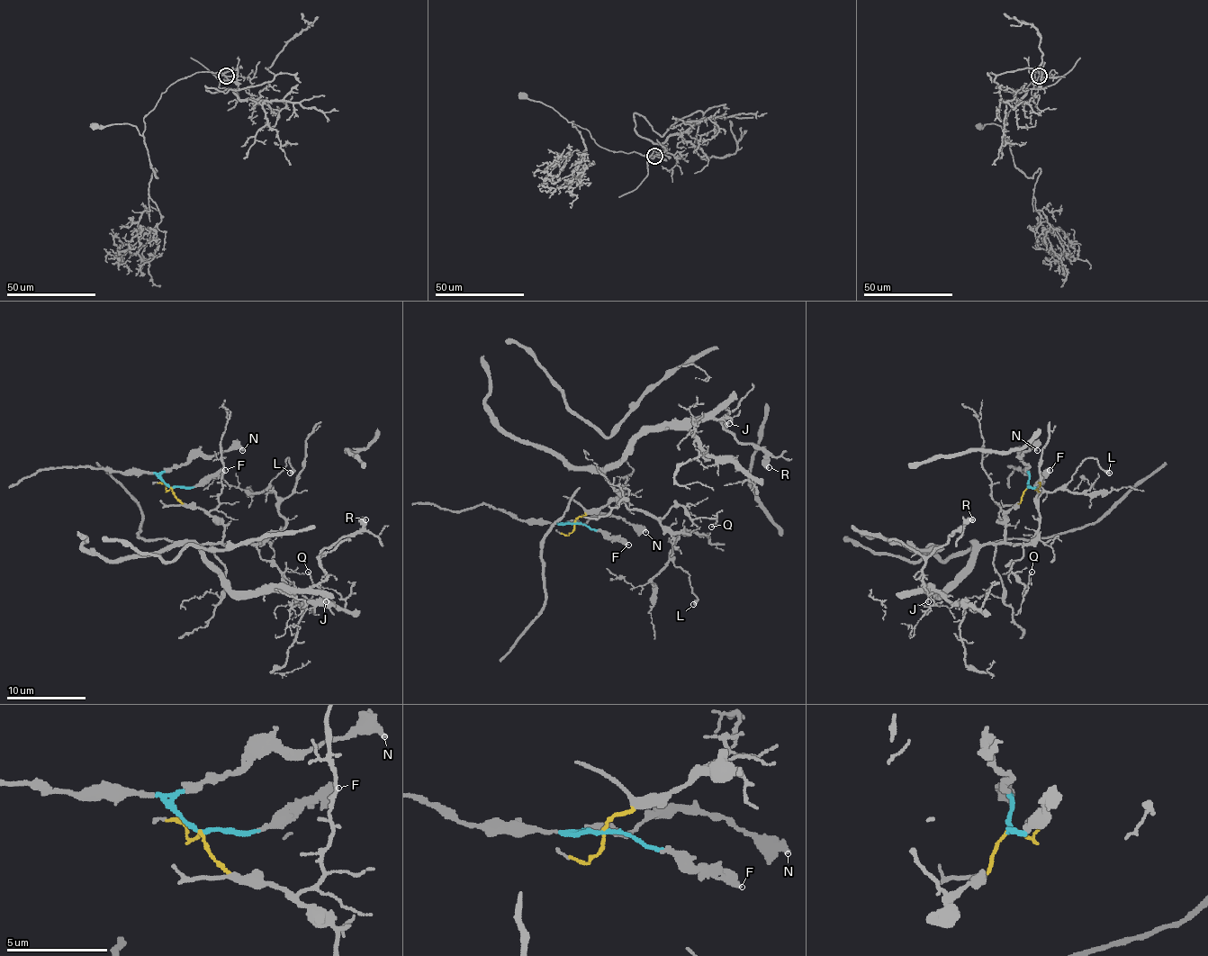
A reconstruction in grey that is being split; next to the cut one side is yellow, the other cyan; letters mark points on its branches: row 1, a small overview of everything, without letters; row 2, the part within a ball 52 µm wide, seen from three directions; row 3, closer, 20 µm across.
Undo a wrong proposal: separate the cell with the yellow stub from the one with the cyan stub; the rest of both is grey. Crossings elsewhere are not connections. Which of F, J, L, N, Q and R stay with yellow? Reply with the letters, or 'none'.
J, L, Q, R

